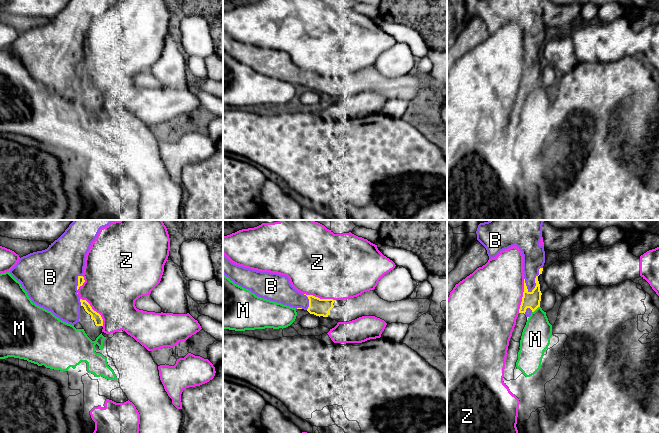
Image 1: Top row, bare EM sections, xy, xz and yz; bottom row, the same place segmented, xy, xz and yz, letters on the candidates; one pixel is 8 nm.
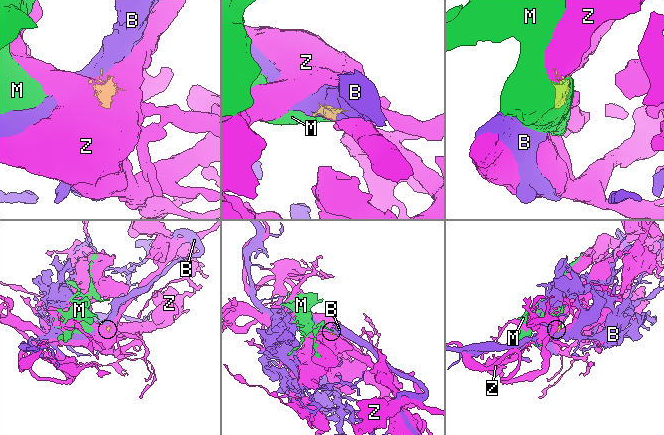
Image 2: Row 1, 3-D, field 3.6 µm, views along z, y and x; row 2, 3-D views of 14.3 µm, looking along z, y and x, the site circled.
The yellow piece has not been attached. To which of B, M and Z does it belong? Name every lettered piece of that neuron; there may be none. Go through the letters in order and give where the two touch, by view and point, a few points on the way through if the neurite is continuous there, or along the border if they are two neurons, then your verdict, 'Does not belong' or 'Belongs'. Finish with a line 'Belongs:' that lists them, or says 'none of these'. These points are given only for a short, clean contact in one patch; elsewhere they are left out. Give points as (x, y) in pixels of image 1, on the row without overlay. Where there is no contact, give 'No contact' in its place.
B: Touches yellow at yz (535, 56). Belongs
M: Touches yellow at yz (535, 85). Does not belong
Z: Touches yellow at xy (95, 87). Does not belong
Belongs: B

